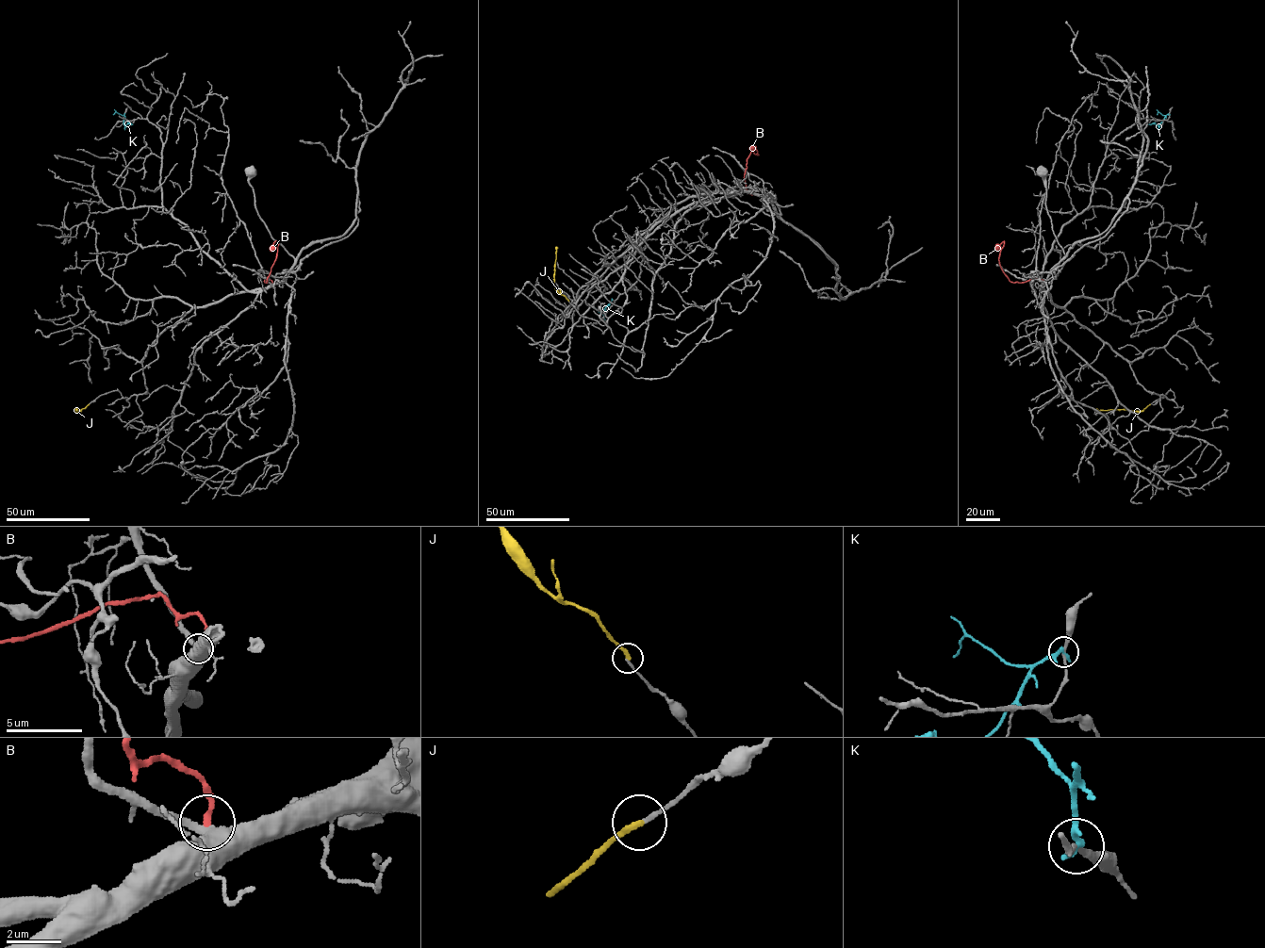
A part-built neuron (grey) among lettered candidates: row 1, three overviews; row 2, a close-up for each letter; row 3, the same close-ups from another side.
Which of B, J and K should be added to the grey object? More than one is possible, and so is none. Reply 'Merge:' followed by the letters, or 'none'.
Merge: none

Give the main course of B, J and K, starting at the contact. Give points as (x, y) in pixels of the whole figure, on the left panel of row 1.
B: (272, 284), (267, 277), (265, 282), (275, 260), (277, 242), (273, 242), (271, 251)
J: (89, 404), (78, 411), (74, 411), (76, 408)
K: (124, 113), (125, 125), (132, 124)

